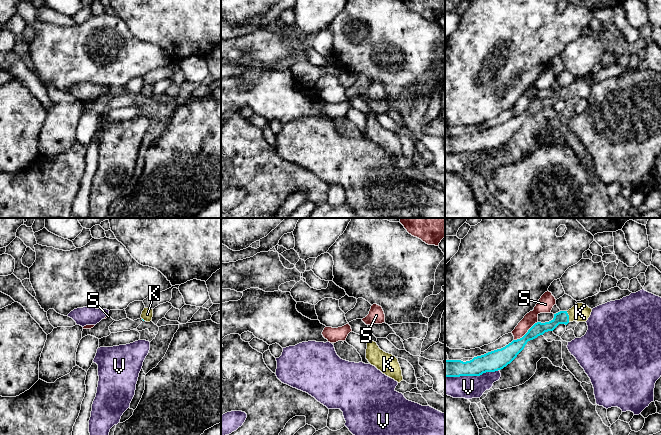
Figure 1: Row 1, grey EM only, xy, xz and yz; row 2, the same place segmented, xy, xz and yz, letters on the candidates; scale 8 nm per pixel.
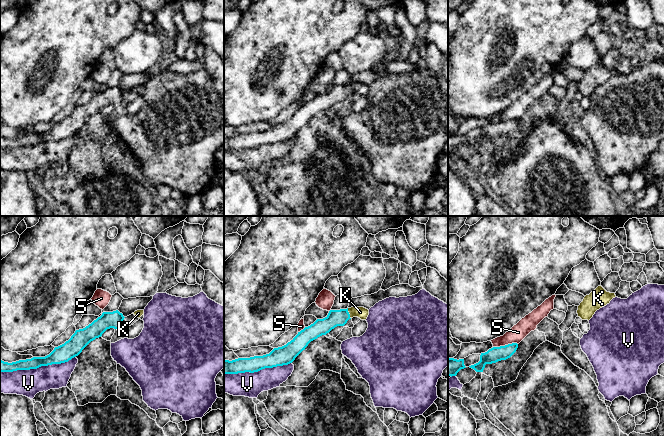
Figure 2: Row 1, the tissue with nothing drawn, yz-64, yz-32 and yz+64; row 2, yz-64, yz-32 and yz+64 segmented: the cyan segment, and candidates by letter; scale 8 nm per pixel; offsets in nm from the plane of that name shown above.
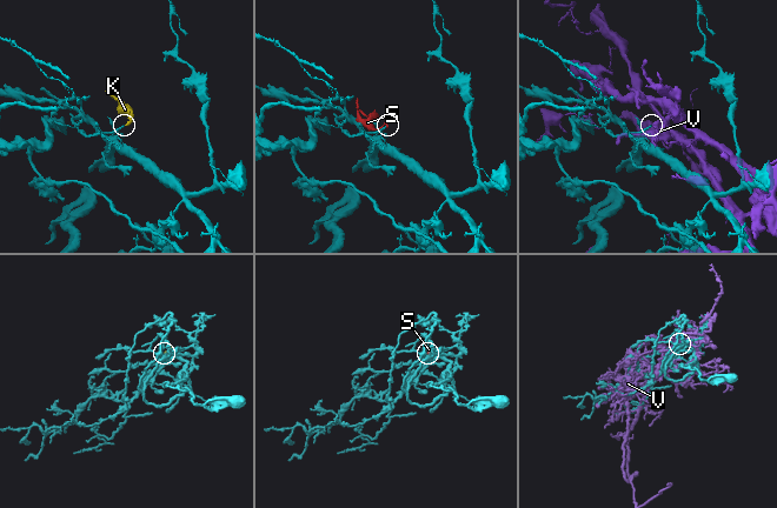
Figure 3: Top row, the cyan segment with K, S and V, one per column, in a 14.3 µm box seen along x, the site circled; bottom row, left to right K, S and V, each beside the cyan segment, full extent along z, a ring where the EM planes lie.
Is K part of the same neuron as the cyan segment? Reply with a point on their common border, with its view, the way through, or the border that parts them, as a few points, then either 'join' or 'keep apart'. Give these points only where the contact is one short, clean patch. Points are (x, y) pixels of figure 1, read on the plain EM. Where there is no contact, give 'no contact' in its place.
meets cyan in yz at (568, 92); runs through yz (562, 93), (568, 92), (580, 88); join

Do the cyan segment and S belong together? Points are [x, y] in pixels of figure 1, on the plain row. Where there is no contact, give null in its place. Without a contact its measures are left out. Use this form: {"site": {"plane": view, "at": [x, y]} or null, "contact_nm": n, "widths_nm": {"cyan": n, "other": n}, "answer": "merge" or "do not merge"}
{"site": {"plane": "yz", "at": [526, 109]}, "contact_nm": 240, "widths_nm": {"cyan": 140, "other": 100}, "answer": "do not merge"}

